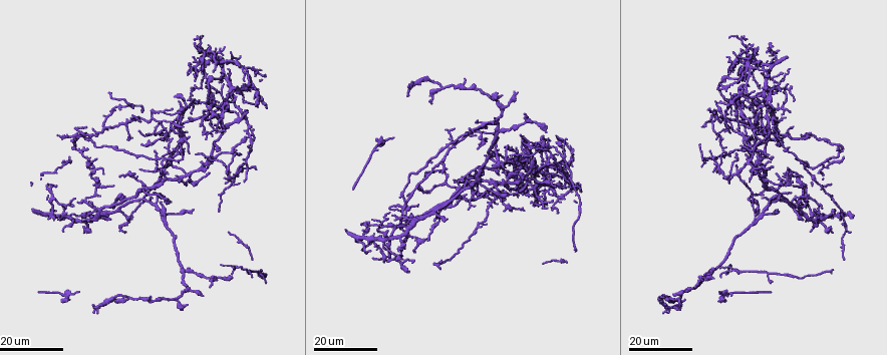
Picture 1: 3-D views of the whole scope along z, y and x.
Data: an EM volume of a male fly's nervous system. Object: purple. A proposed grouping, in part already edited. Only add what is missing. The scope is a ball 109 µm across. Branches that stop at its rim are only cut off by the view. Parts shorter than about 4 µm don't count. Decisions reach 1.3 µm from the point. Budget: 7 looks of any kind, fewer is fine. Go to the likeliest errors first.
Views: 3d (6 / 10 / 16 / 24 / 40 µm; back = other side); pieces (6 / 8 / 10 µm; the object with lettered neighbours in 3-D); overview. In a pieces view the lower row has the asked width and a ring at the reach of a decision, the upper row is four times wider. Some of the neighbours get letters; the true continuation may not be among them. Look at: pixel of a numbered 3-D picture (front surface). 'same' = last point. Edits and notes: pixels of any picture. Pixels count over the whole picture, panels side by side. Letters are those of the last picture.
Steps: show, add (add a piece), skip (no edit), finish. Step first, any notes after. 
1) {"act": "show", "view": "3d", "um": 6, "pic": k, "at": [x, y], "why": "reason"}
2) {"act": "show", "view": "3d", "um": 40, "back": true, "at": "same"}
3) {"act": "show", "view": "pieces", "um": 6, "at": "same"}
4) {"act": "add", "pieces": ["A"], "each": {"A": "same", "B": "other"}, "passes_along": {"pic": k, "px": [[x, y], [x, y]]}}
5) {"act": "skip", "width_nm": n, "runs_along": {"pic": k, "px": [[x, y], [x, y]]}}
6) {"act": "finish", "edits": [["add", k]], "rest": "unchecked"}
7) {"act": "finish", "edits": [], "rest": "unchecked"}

{"act": "show", "view": "3d", "um": 16, "pic": 1, "at": [223, 74], "why": "long arm stops here"}

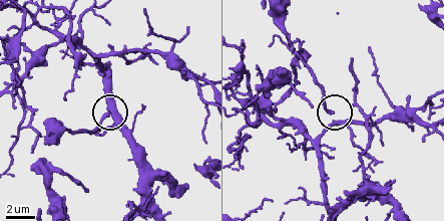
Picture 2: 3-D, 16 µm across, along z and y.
{"act": "show", "view": "pieces", "um": 8, "pic": 2, "at": [330, 113]}

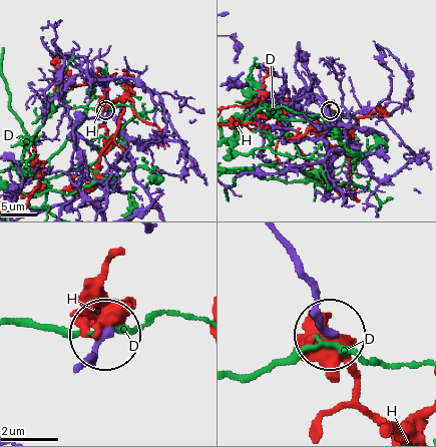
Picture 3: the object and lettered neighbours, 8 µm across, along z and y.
{"act": "skip", "width_nm": 240, "each": {"D": "other", "H": "other"}, "runs_along": {"pic": 3, "px": [[279, 240], [312, 290], [327, 331]]}, "found": "none of them fits"}

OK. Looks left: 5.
{"act": "show", "view": "3d", "um": 24, "pic": 1, "at": [429, 239], "why": "an open end"}

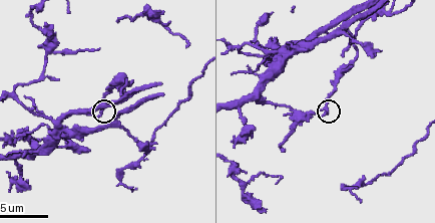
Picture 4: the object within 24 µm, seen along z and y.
{"act": "show", "view": "pieces", "um": 6, "pic": 4, "at": [98, 117], "why": "see the neighbours"}

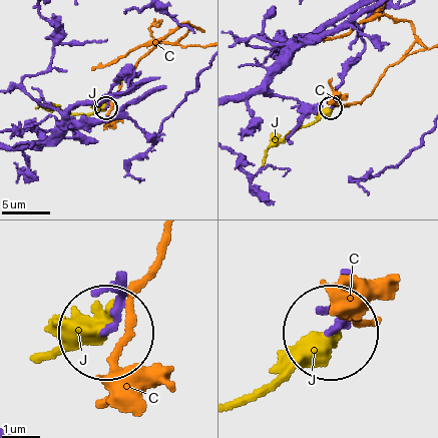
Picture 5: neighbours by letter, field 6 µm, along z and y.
{"act": "skip", "each": {"C": "other", "J": "other"}, "found": "none of them fits"}

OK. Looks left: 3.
{"act": "show", "view": "3d", "um": 24, "pic": 1, "at": [518, 191], "why": "free end"}

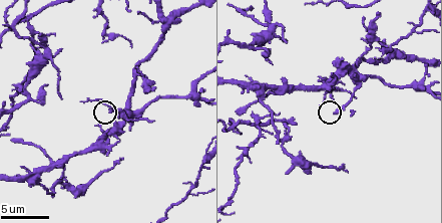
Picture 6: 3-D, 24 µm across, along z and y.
{"act": "show", "view": "3d", "um": 10, "pic": 6, "at": [336, 113]}

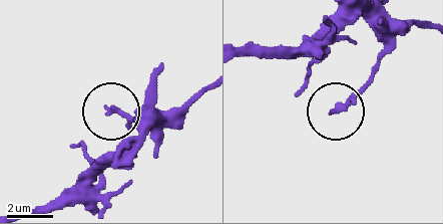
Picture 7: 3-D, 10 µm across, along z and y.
{"act": "show", "view": "pieces", "um": 6, "pic": 7, "at": [109, 111]}

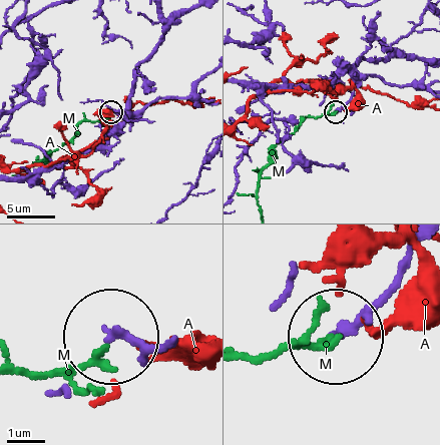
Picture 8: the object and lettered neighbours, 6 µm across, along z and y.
{"act": "skip", "each": {"A": "other", "M": "other"}, "runs_along": {"pic": 8, "px": [[158, 344], [113, 338]]}, "found": "no lettered piece goes on from it"}

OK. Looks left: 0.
{"act": "finish", "edits": [], "rest": "unchecked"}

